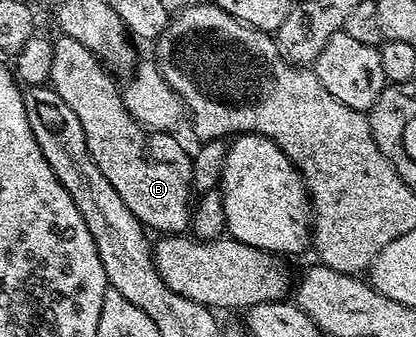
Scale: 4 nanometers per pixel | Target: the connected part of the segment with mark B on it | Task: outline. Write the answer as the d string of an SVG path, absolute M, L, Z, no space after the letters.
M61 35L53 39L53 56L51 57L51 73L49 83L54 91L67 101L67 106L79 117L79 125L83 125L83 137L87 137L87 149L99 165L99 173L111 181L115 193L119 193L123 205L135 213L135 217L150 232L185 233L191 227L191 188L193 185L192 154L176 139L176 134L168 131L150 131L141 126L125 108L123 91L113 79L114 76L105 65L93 55L85 45L79 45L71 37Z

